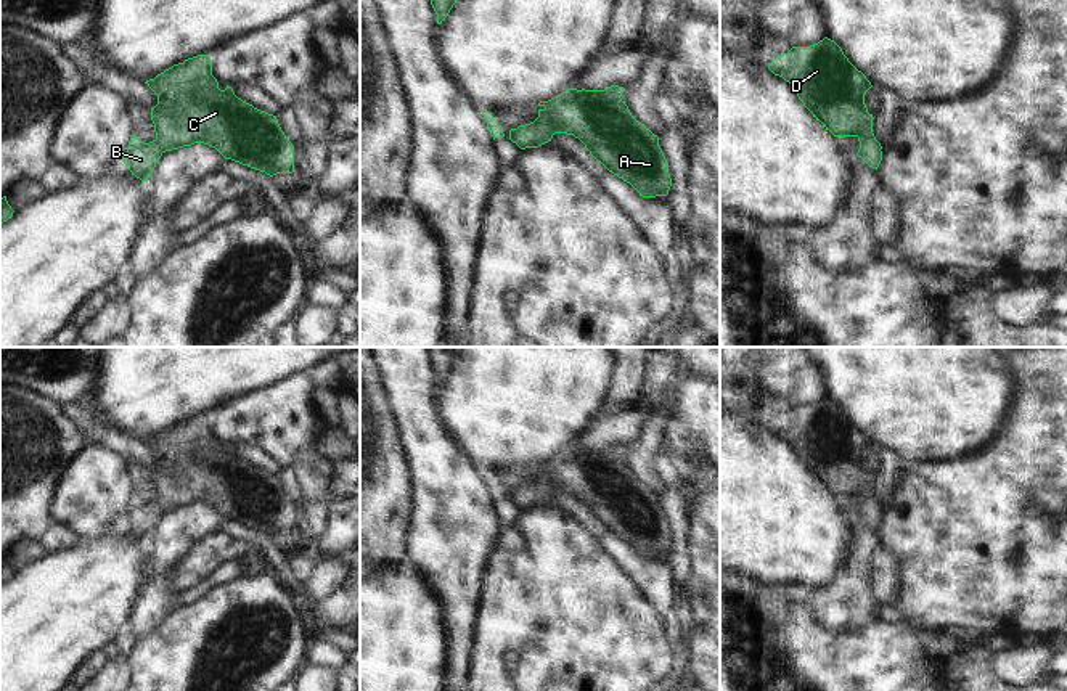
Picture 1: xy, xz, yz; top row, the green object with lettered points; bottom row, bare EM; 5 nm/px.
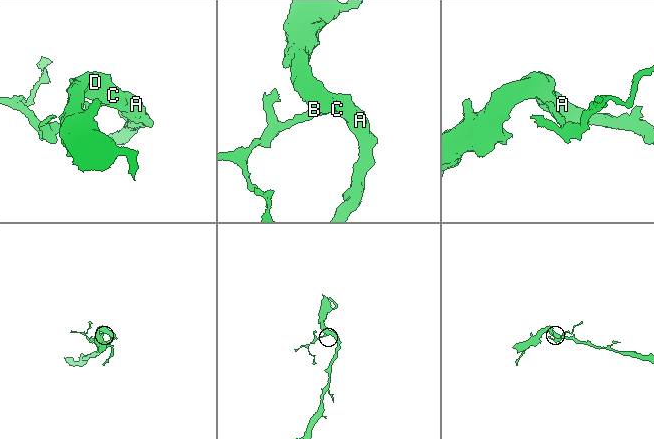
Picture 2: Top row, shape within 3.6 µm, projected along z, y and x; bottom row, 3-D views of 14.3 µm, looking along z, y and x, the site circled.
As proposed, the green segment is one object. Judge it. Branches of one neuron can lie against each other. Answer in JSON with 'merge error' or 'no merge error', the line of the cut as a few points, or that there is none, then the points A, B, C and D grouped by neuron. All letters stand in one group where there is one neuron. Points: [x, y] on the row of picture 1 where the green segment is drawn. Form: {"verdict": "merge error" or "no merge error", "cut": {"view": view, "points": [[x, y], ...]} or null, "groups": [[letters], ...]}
{"verdict": "no merge error", "cut": null, "groups": [["A", "B", "C", "D"]]}

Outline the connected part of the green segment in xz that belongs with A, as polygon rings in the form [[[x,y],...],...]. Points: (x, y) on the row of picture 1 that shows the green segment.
[[[619,85],[604,90],[569,88],[540,101],[538,117],[511,129],[509,140],[525,149],[551,141],[554,133],[574,135],[640,196],[667,196],[672,178],[659,137],[632,116],[622,93],[623,87]]]

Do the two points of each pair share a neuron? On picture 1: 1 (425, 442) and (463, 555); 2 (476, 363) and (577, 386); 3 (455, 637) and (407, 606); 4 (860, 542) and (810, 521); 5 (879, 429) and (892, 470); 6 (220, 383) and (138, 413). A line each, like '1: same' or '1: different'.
1: same
2: same
3: different
4: different
5: different
6: same

